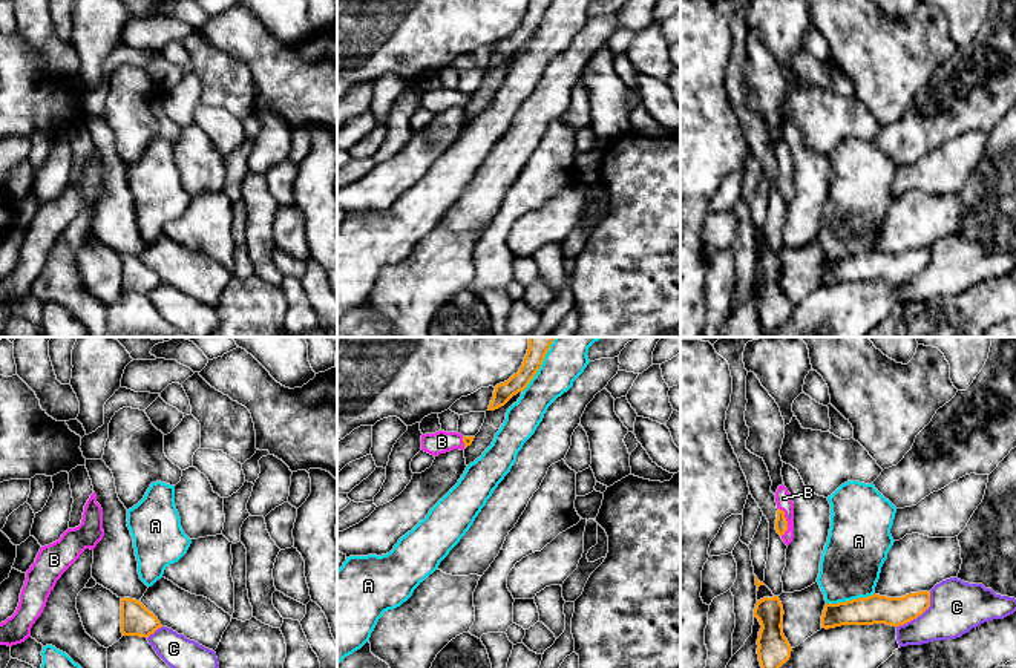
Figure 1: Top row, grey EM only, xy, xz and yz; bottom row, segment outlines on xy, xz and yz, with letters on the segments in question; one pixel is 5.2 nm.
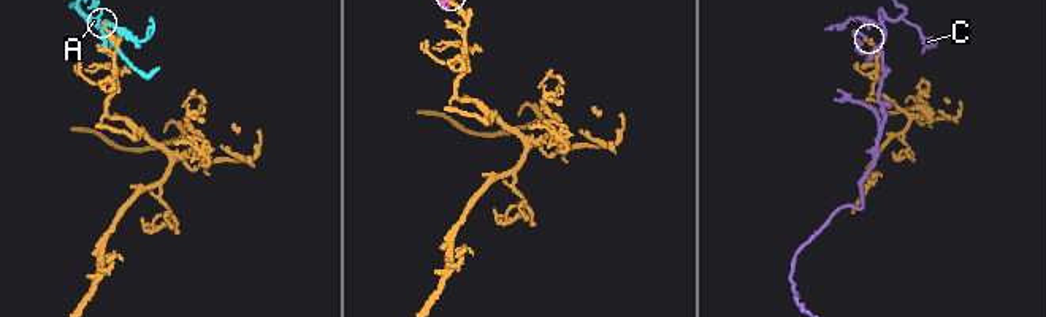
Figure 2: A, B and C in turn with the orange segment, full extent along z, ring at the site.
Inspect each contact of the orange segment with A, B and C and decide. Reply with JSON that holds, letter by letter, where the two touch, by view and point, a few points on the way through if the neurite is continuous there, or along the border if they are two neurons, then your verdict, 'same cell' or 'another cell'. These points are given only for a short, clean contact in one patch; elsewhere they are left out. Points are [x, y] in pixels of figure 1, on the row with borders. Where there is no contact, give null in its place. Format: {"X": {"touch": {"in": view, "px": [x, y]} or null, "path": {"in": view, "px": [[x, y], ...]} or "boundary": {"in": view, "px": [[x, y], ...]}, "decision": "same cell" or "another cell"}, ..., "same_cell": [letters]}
{"A": {"touch": {"in": "xz", "px": [541, 363]}, "decision": "another cell"}, "B": {"touch": {"in": "yz", "px": [786, 521]}, "path": {"in": "yz", "px": [[780, 523], [786, 521], [783, 498]]}, "decision": "same cell"}, "C": {"touch": {"in": "yz", "px": [920, 615]}, "decision": "another cell"}, "same_cell": ["B"]}

